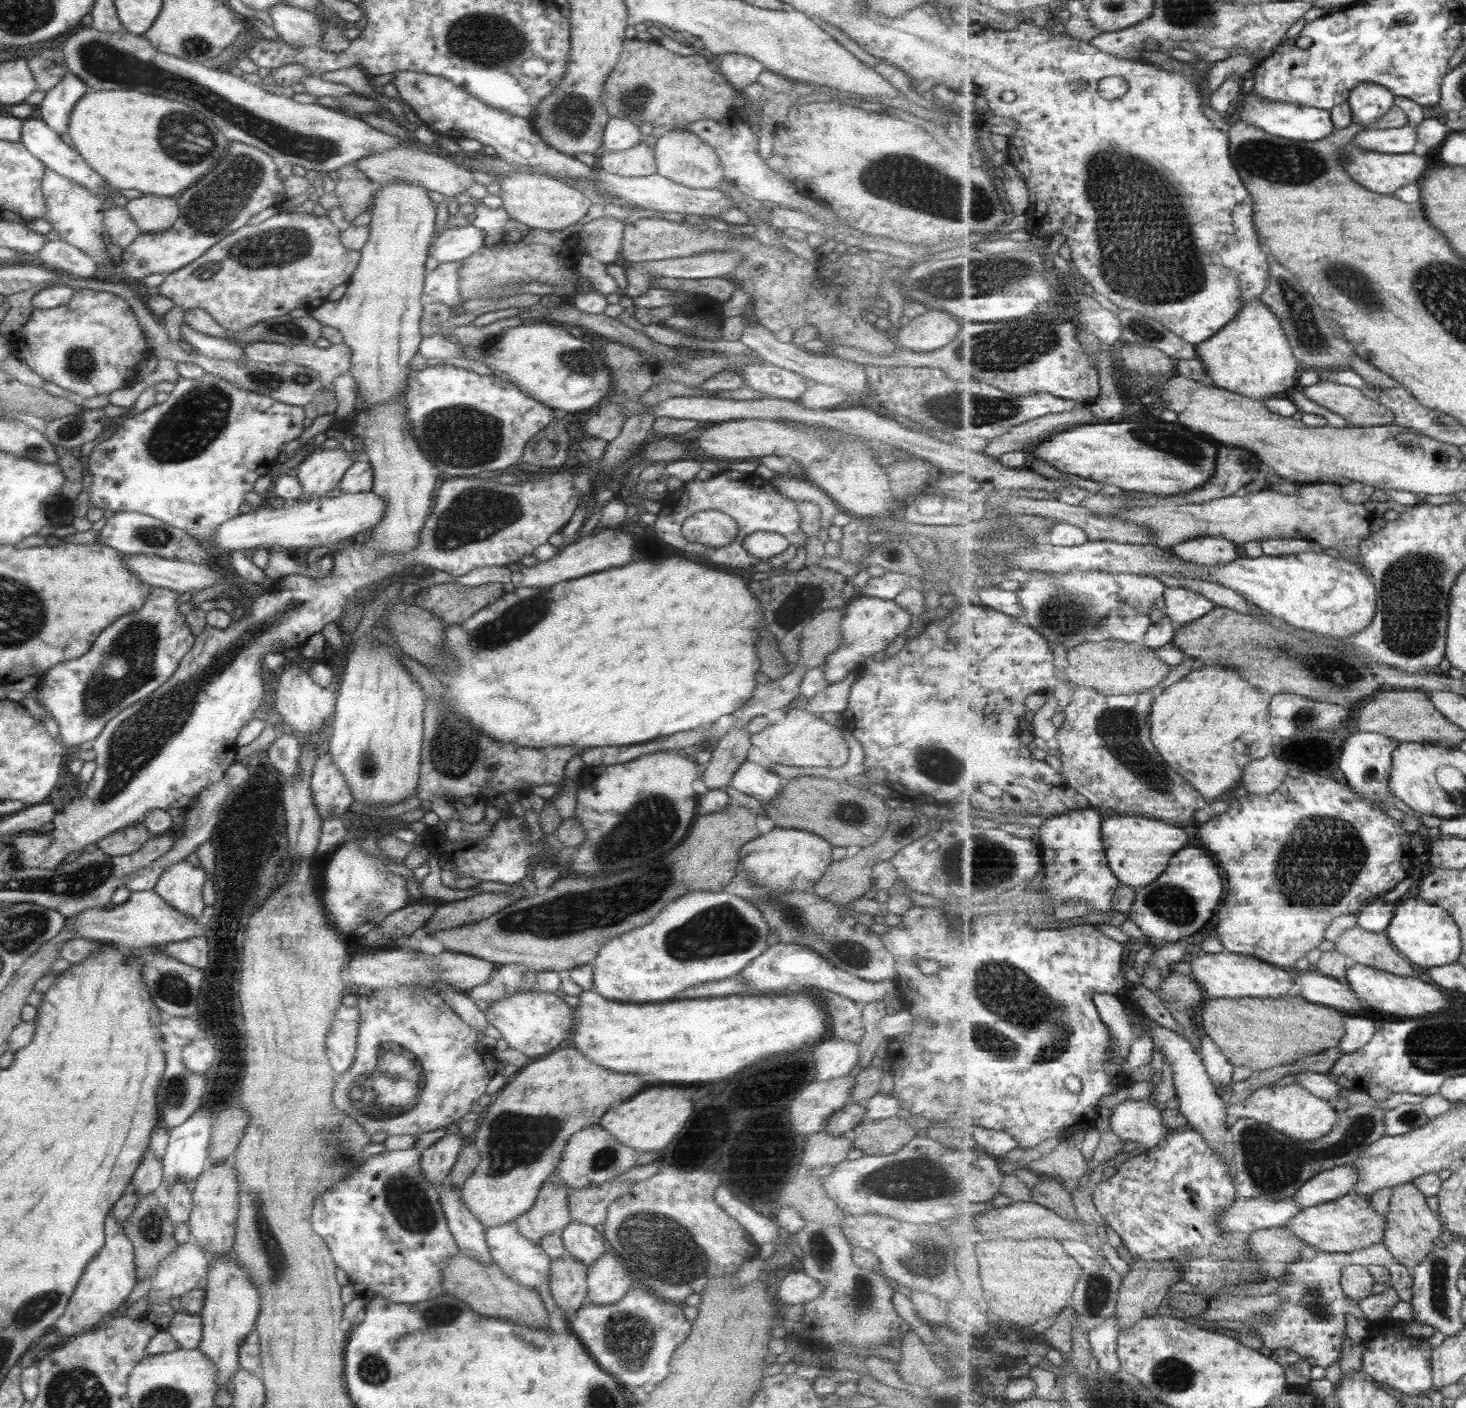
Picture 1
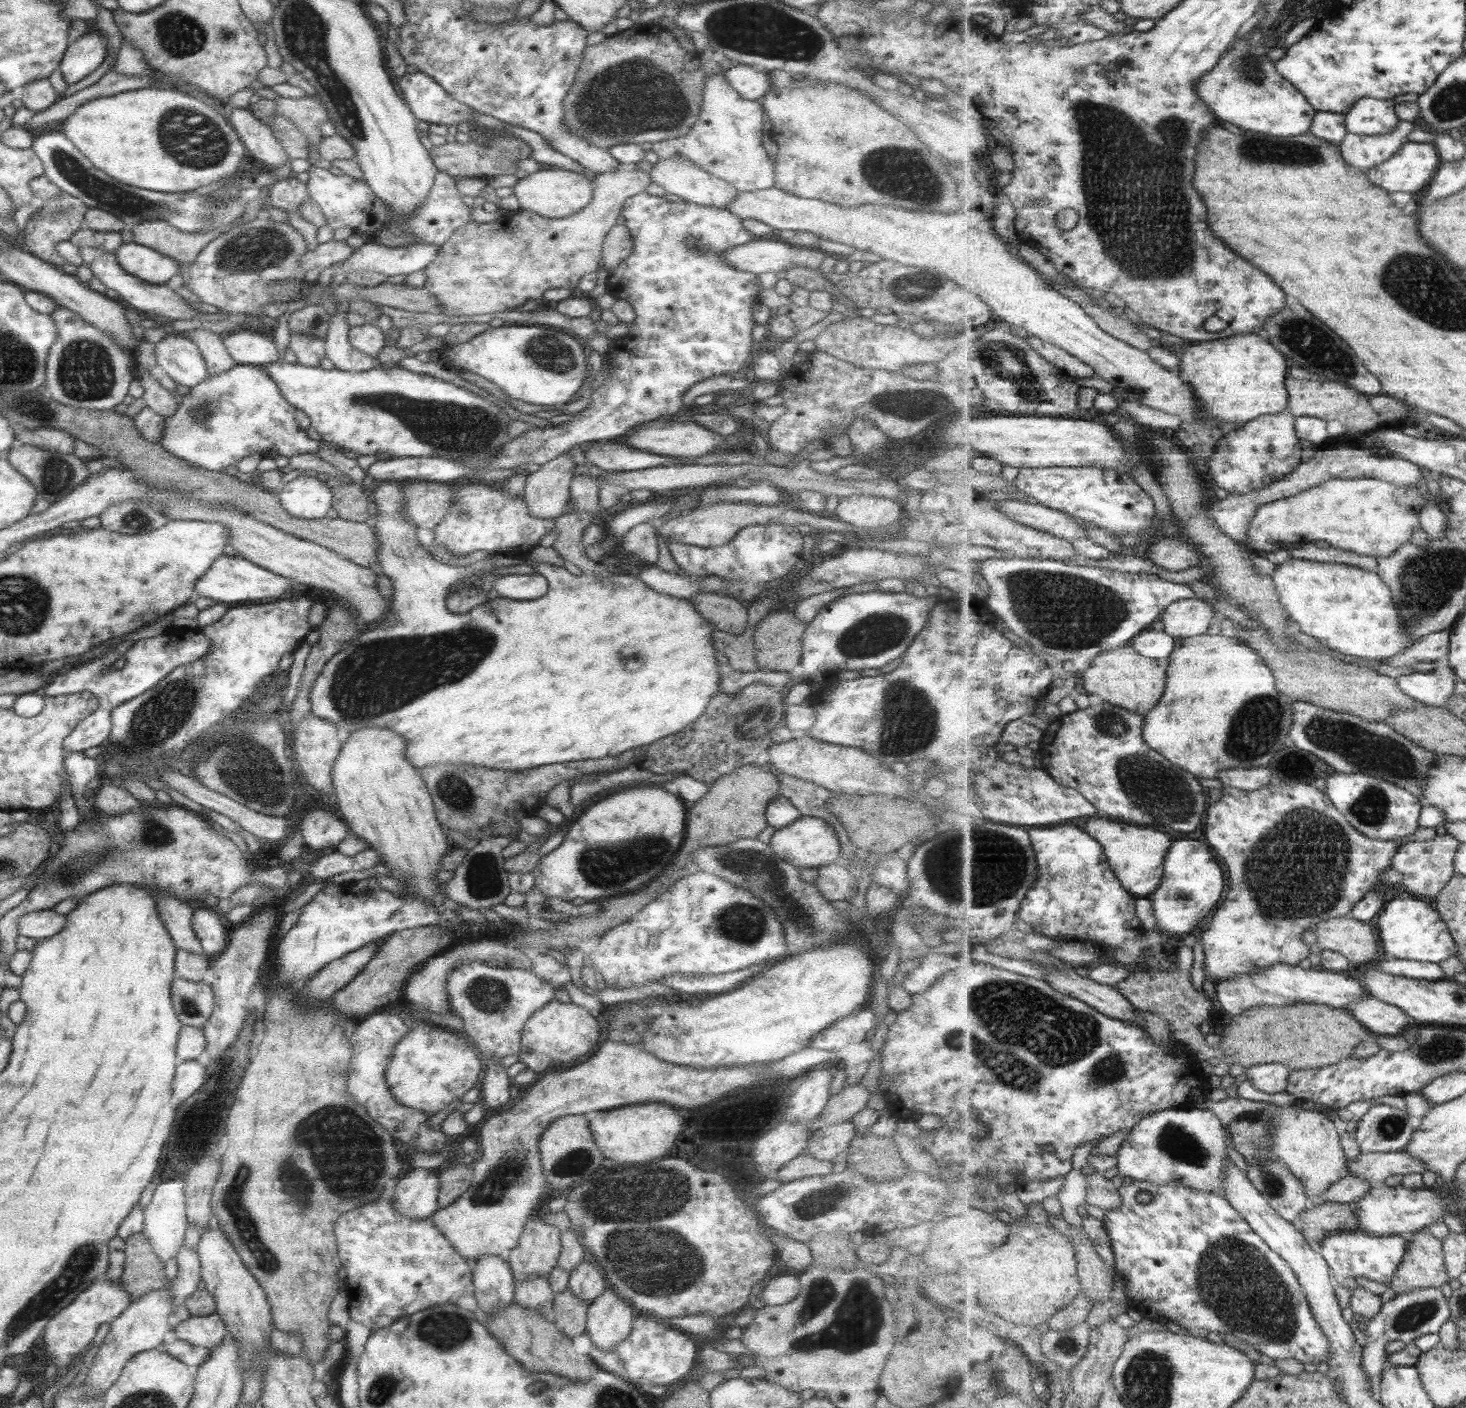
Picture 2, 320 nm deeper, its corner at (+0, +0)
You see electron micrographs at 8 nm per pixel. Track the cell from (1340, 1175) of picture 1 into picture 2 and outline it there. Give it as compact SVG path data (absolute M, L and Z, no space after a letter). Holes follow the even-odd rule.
M1403 1150L1394 1153L1365 1154L1361 1152L1356 1161L1349 1161L1350 1174L1361 1175L1373 1186L1383 1184L1389 1177L1402 1177L1405 1174L1428 1170L1420 1158Z

